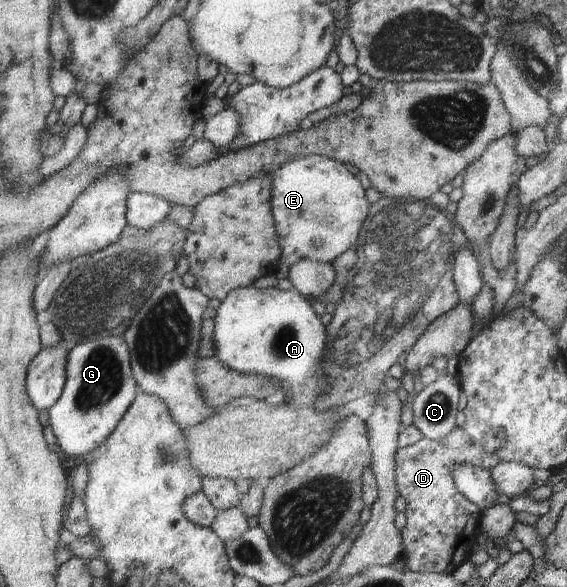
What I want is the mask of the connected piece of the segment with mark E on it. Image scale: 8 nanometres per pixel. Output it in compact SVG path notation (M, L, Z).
M319 155L293 159L274 172L272 184L272 214L285 266L304 259L335 263L355 247L371 206L359 178L345 164Z

